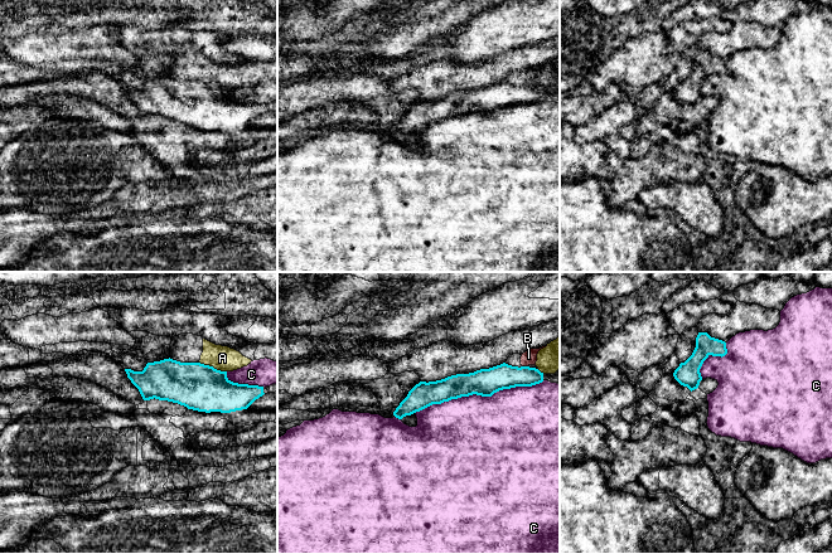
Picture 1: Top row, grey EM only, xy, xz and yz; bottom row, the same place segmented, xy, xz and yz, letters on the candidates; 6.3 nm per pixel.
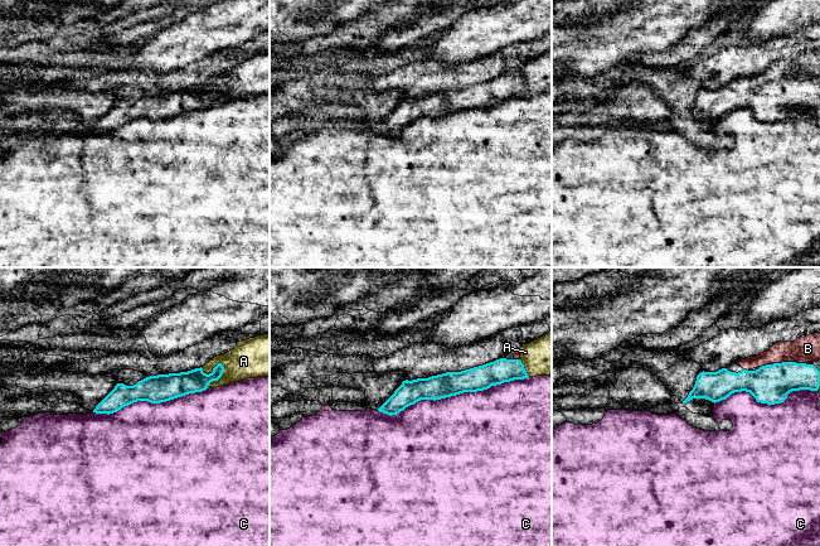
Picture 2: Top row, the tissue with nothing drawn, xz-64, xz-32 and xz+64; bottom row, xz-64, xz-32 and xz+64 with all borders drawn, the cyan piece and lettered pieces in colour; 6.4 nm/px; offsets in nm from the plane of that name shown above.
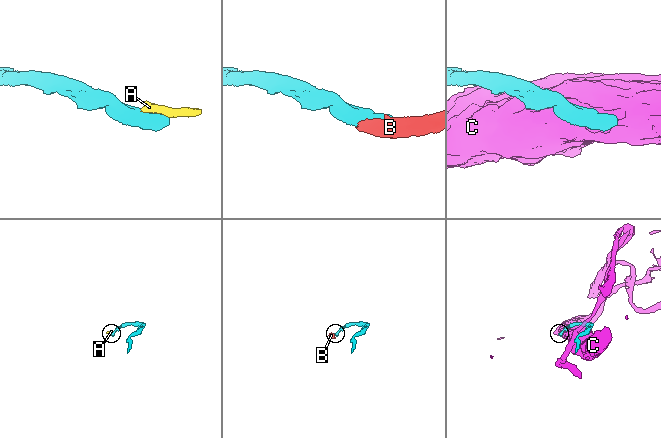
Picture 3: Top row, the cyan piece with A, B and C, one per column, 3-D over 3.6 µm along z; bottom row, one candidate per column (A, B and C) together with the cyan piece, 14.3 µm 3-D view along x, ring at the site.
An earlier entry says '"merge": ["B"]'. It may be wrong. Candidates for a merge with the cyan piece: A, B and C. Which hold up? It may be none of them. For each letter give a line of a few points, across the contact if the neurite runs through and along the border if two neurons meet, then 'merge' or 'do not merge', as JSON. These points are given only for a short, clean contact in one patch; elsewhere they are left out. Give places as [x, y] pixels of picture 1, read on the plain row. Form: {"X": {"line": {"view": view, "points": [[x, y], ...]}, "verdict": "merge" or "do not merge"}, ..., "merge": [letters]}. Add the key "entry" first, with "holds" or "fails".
{"entry": "holds", "A": {"line": {"view": "xy", "points": [[199, 79], [226, 90]]}, "verdict": "do not merge"}, "B": {"verdict": "merge"}, "C": {"verdict": "do not merge"}, "merge": ["B"]}

